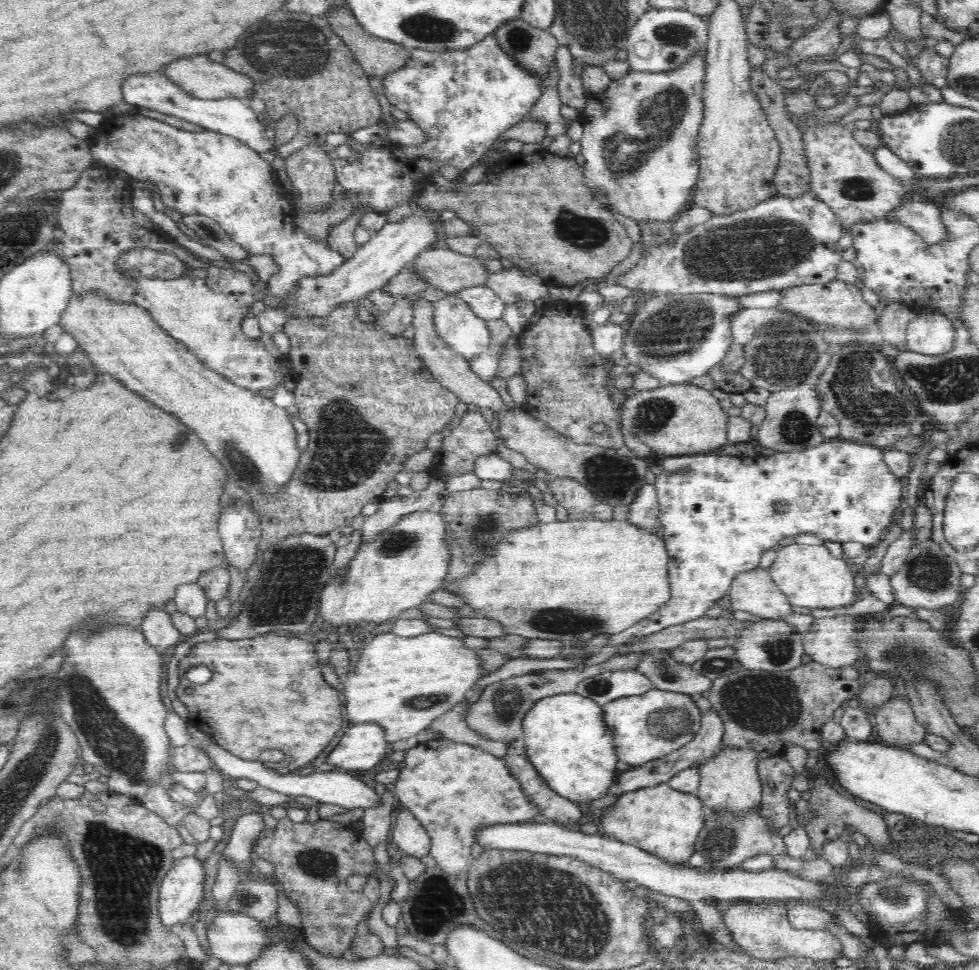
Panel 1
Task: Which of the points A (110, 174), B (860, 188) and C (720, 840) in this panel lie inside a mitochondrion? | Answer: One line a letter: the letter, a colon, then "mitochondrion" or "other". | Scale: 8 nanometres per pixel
A: other
B: mitochondrion
C: mitochondrion

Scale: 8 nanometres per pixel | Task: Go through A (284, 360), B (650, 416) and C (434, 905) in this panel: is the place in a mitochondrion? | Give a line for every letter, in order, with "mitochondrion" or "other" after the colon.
A: other
B: mitochondrion
C: mitochondrion

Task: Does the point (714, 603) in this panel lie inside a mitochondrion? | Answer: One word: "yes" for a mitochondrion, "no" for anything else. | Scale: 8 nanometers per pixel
no

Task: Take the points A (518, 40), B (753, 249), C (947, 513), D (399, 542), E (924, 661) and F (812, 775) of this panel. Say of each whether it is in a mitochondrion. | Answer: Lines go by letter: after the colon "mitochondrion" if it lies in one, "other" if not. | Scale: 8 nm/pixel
A: mitochondrion
B: mitochondrion
C: other
D: mitochondrion
E: mitochondrion
F: other

